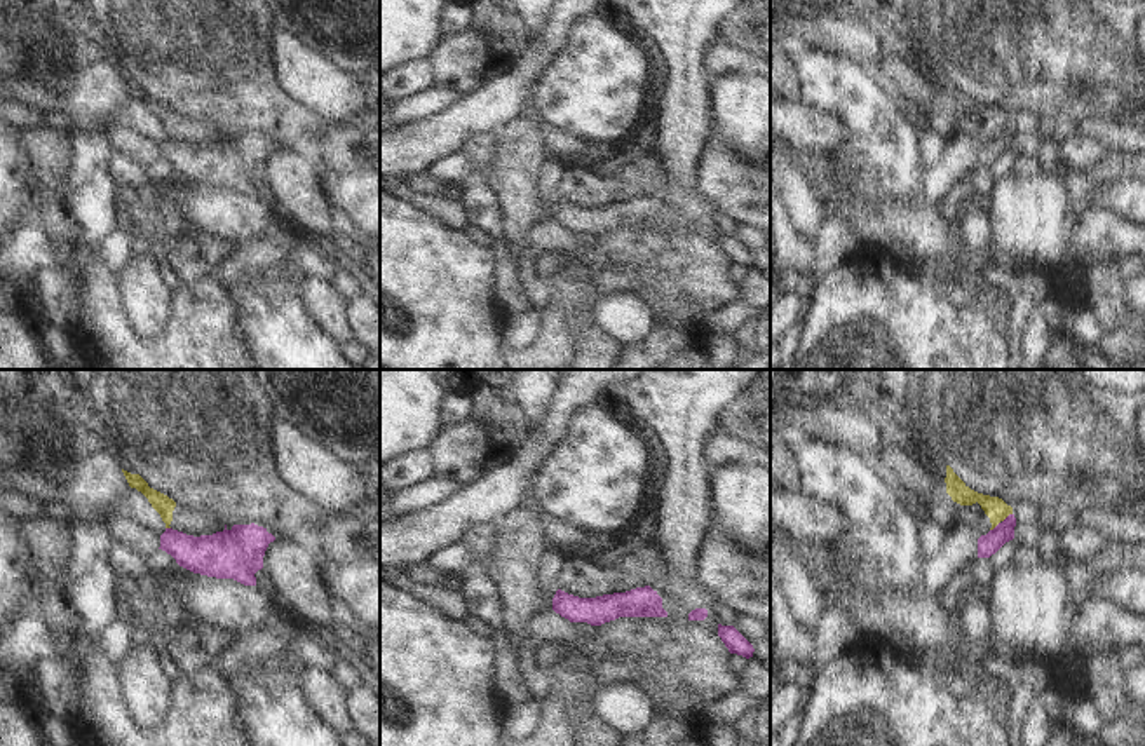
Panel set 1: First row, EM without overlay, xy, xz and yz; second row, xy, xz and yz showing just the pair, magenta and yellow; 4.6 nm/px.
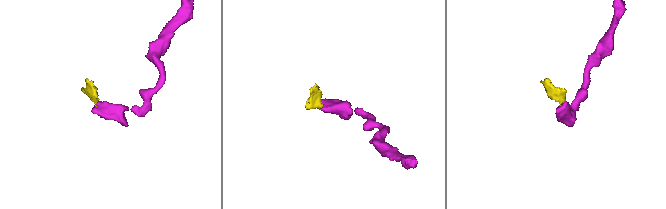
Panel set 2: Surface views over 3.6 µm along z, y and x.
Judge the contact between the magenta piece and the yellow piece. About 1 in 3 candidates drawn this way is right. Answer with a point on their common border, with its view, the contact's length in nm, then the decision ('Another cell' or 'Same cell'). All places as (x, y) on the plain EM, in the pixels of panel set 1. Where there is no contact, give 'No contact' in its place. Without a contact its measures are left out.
Touches magenta at yz (1006, 128). Shared border 60 nm. Another cell.

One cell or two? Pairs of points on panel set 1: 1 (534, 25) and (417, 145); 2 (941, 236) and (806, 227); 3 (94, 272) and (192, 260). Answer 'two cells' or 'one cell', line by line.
1: two cells
2: two cells
3: two cells

